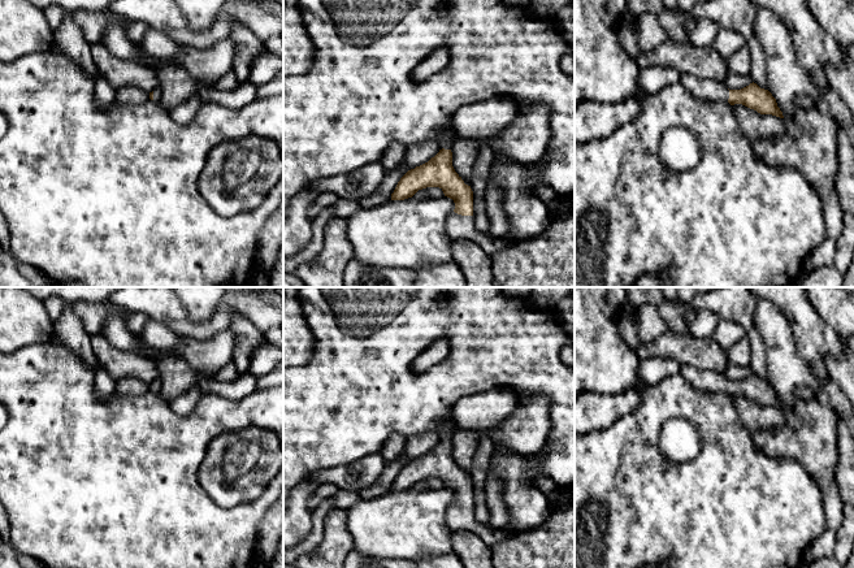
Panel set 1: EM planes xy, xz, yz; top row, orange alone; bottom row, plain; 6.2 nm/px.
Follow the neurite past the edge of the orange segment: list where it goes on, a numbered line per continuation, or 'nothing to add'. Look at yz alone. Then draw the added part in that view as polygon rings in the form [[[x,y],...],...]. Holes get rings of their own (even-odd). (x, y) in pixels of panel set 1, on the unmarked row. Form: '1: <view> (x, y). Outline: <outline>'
1: yz (706, 380). Outline: [[[681,367],[679,372],[690,385],[695,389],[708,391],[708,393],[728,393],[729,381],[714,370],[698,369],[695,367]]]

